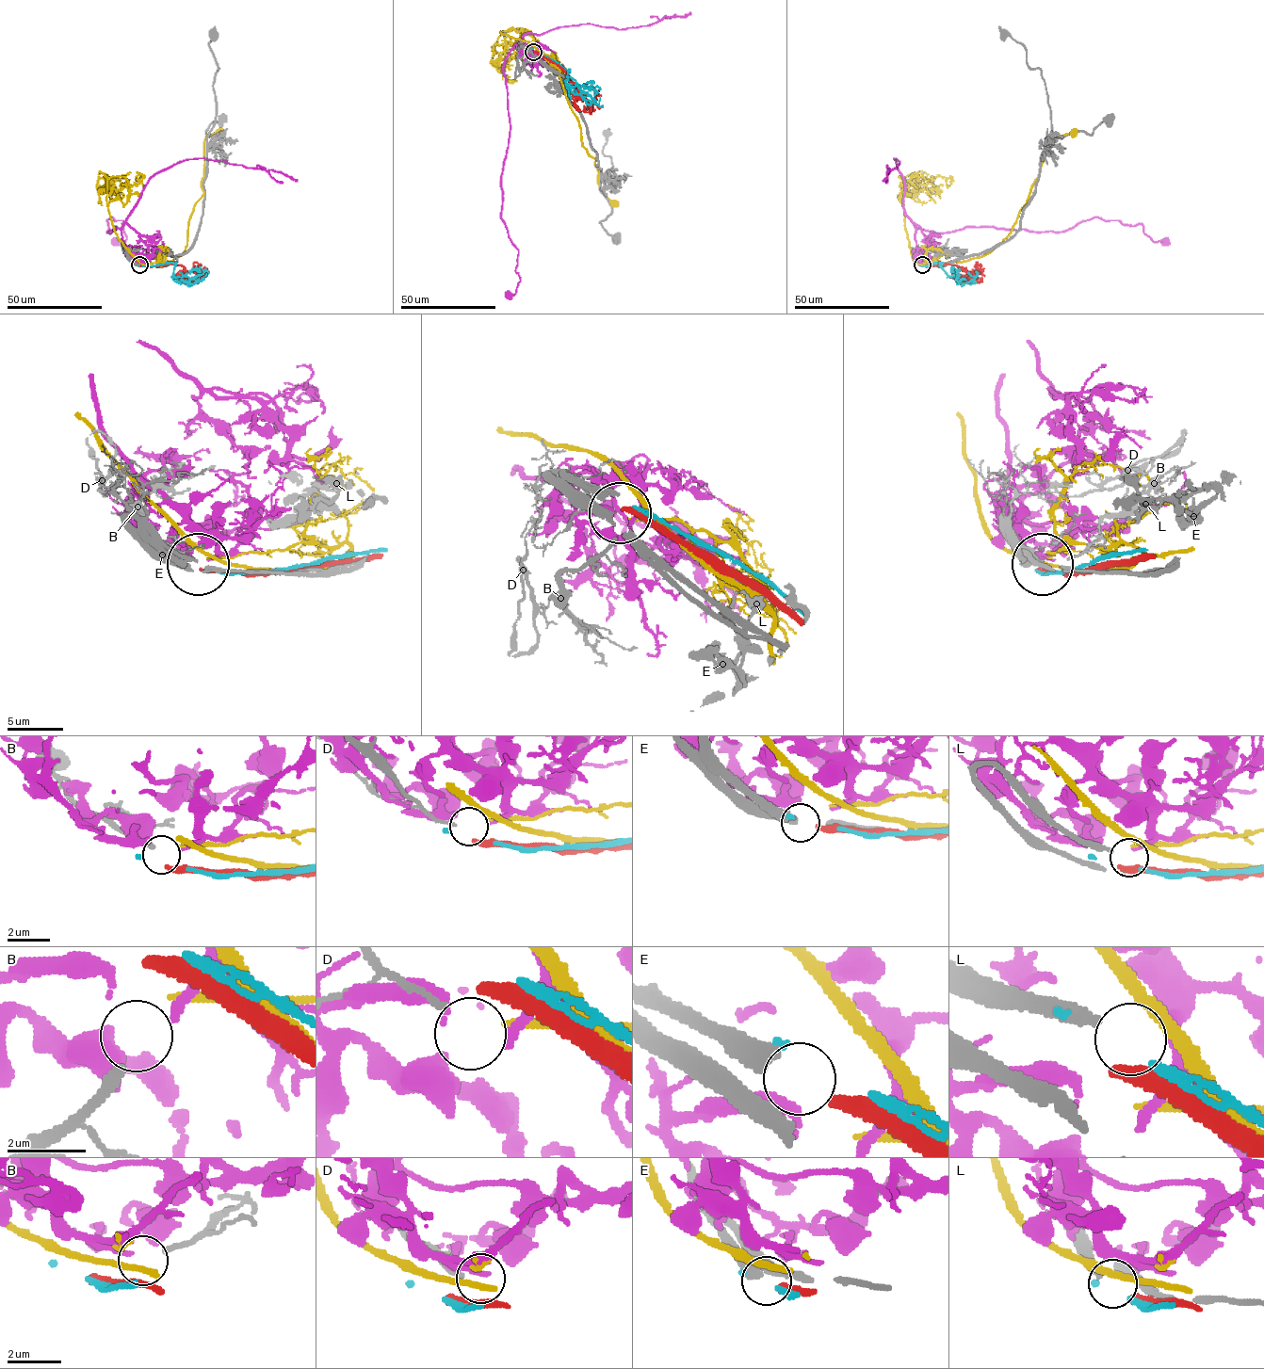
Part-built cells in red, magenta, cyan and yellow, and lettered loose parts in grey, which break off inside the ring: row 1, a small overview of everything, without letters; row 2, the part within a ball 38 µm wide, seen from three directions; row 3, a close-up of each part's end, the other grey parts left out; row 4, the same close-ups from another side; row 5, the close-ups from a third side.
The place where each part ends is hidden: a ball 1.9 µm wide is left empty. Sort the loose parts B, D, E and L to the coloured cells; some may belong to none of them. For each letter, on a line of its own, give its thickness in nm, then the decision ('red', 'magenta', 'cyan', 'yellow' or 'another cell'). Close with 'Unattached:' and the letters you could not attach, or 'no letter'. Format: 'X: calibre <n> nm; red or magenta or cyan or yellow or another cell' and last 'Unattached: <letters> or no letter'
B: calibre 240 nm; magenta
D: calibre 150 nm; yellow
E: calibre 480 nm; red
L: calibre 280 nm; another cell
Unattached: L

